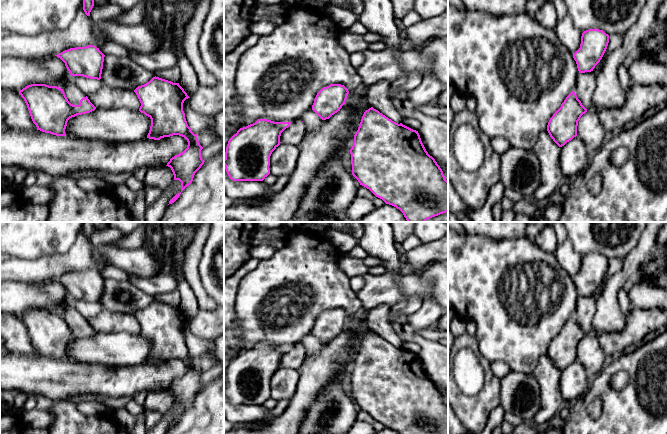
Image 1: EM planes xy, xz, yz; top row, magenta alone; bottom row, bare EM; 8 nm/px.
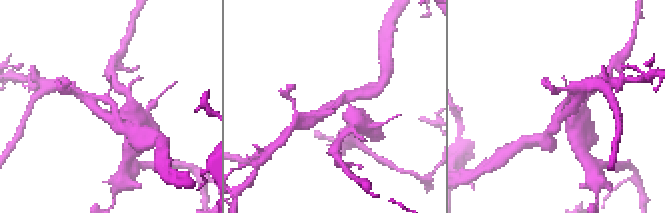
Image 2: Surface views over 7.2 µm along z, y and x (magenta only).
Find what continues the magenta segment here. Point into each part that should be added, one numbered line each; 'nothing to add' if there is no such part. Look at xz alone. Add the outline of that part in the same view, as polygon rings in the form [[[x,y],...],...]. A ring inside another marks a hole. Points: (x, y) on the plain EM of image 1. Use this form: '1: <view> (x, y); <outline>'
1: xz (292, 359); [[[301,343],[290,348],[280,360],[280,366],[289,369],[298,369],[306,358],[306,350]]]

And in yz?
1: yz (585, 311); [[[593,295],[578,298],[574,316],[587,334],[592,330],[592,321],[595,316],[595,310],[596,299]]]

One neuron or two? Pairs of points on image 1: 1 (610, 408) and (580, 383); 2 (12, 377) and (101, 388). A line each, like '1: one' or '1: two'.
1: two
2: one

